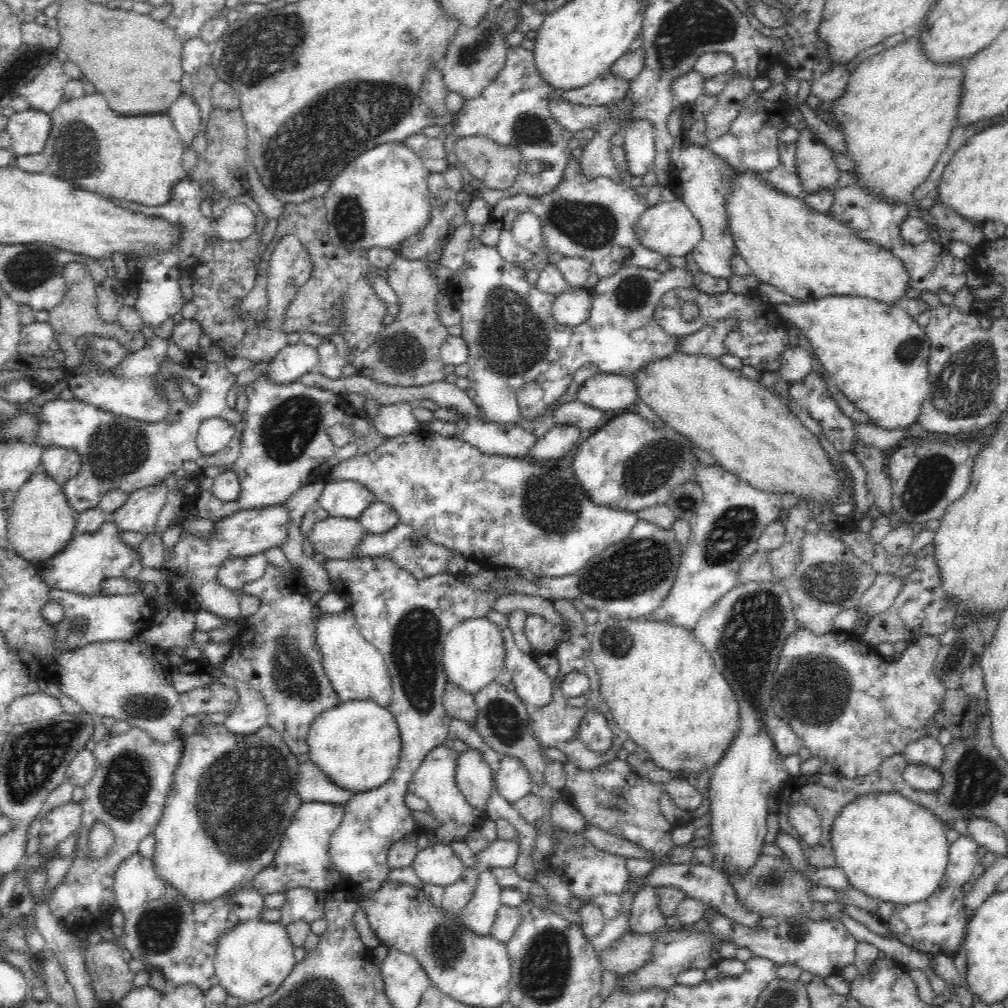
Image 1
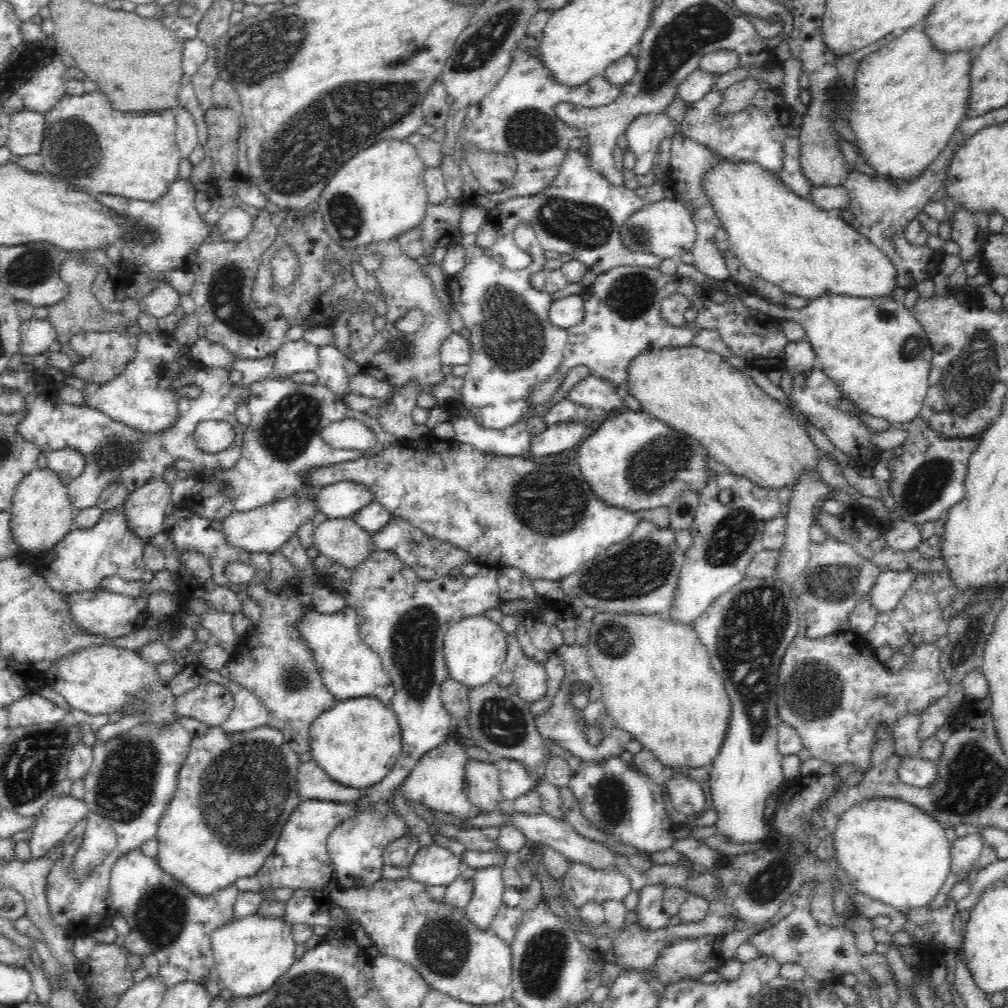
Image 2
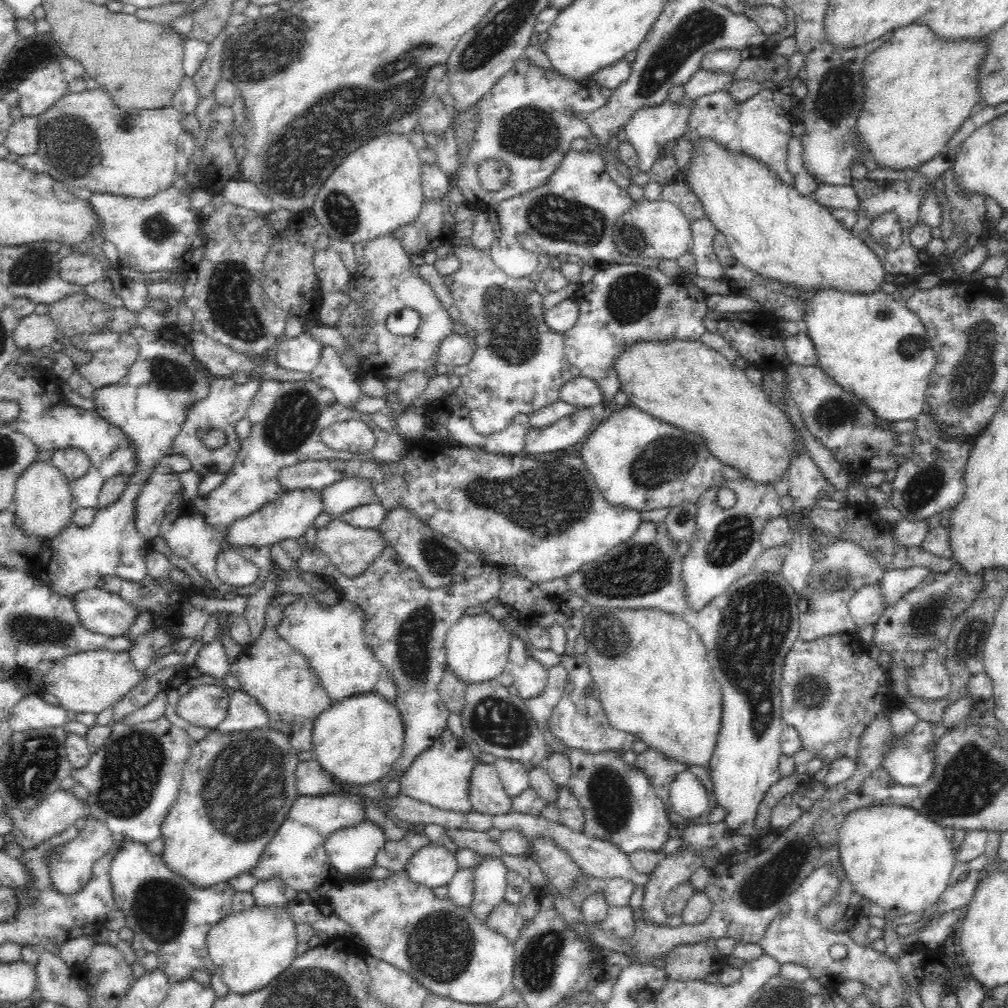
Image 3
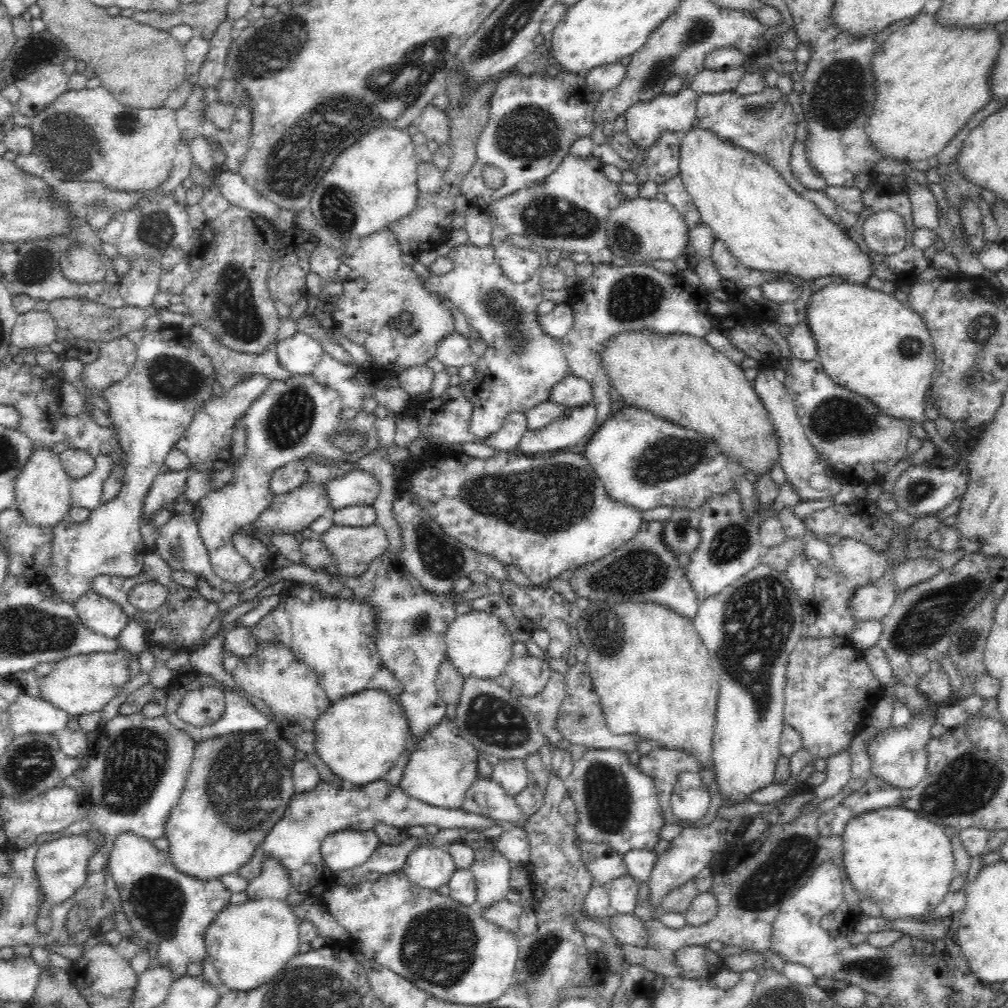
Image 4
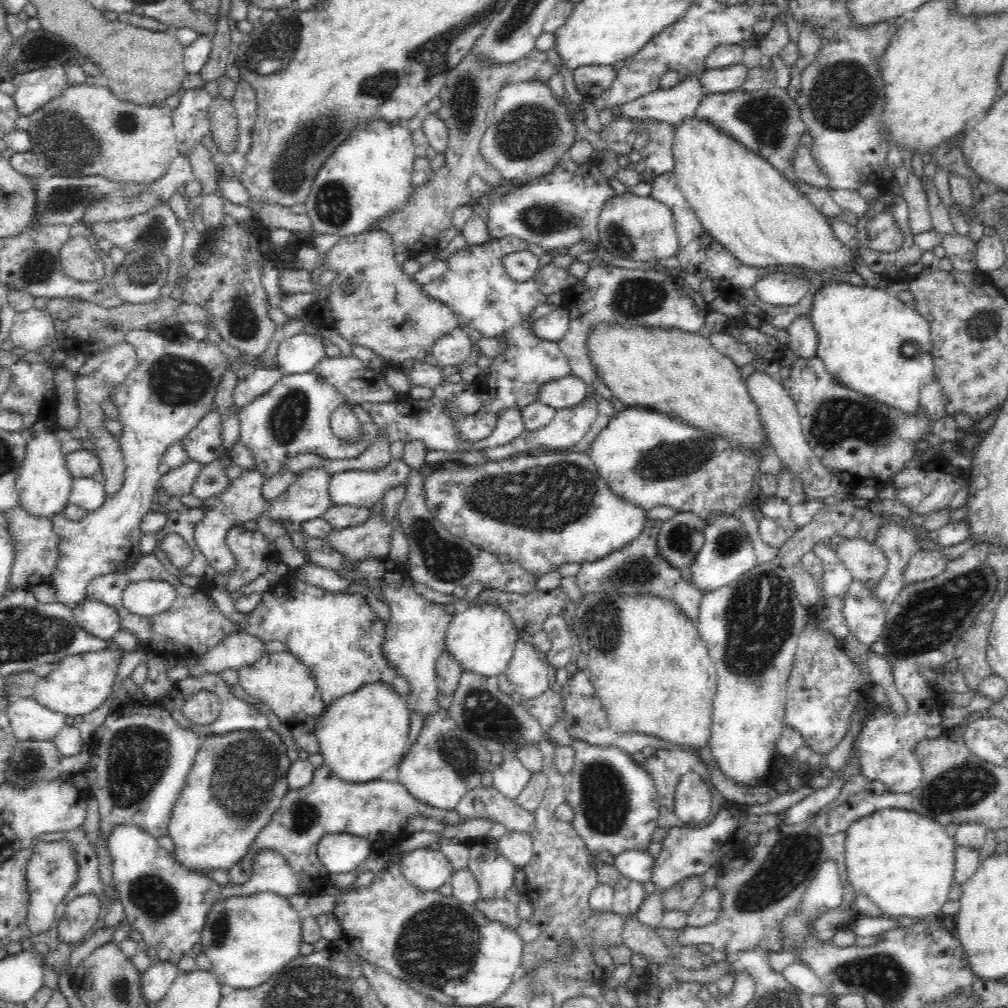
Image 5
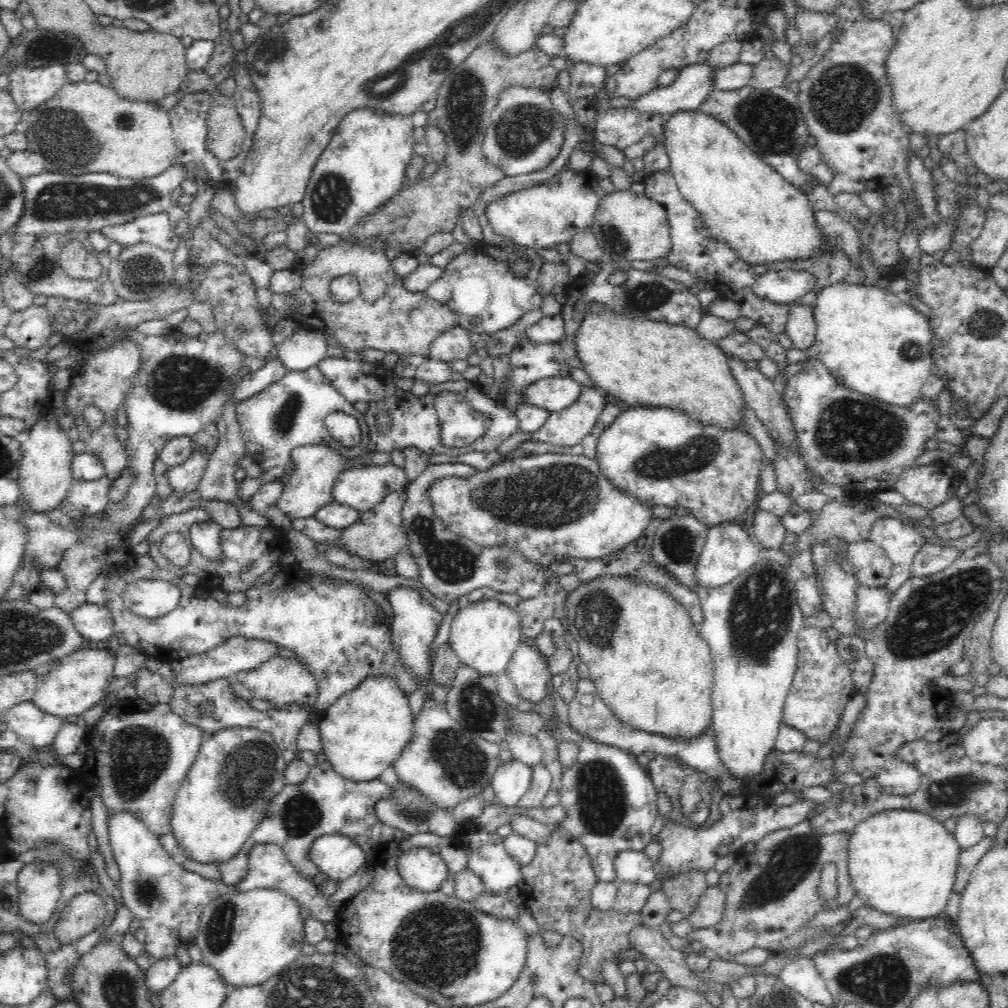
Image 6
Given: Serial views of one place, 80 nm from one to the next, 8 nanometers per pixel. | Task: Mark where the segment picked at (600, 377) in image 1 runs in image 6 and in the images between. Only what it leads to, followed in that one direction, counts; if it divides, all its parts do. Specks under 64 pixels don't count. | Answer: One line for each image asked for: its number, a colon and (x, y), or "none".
2: (591, 392)
3: (580, 391)
4: (572, 391)
5: (566, 392)
6: (553, 394)

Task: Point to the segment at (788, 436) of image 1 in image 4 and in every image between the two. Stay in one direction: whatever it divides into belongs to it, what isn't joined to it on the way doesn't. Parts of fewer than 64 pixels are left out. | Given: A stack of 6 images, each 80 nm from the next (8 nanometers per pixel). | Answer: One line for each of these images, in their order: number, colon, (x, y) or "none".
2: (699, 392)
3: (686, 384)
4: (681, 378)

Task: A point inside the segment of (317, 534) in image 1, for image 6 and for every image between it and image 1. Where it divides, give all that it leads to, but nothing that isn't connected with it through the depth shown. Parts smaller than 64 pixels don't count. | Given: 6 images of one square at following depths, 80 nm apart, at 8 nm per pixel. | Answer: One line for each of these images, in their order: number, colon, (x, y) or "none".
2: (341, 540)
3: (351, 549)
4: (353, 548)
5: (371, 539)
6: (379, 536)

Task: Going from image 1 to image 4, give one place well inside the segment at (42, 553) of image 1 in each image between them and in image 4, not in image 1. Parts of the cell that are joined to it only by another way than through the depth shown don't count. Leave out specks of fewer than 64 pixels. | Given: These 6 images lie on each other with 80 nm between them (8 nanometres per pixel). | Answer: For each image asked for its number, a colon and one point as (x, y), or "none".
2: (42, 513)
3: (42, 506)
4: (43, 488)

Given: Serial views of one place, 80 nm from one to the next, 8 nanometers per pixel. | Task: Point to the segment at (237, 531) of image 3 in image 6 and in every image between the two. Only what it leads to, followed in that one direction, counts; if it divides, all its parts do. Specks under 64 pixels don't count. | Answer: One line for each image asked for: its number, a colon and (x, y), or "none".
4: (290, 512)
5: (307, 497)
6: (310, 485)

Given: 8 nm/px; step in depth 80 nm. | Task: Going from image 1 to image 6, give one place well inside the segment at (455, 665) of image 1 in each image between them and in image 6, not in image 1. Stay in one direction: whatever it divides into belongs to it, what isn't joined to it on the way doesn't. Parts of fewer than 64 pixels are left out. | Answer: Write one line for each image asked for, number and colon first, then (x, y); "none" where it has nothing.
2: (475, 648)
3: (477, 647)
4: (478, 644)
5: (481, 637)
6: (485, 634)

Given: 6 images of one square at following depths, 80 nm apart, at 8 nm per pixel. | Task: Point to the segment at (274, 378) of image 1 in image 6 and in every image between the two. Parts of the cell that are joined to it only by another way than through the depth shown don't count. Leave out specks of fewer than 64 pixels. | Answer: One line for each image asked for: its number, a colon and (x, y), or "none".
2: (291, 357)
3: (300, 354)
4: (298, 354)
5: (301, 353)
6: (307, 347)

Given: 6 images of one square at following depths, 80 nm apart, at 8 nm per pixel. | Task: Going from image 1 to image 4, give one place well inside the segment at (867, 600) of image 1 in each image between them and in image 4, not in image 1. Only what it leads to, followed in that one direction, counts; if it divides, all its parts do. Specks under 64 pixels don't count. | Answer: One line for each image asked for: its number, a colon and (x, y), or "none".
2: (889, 588)
3: (894, 583)
4: (913, 571)

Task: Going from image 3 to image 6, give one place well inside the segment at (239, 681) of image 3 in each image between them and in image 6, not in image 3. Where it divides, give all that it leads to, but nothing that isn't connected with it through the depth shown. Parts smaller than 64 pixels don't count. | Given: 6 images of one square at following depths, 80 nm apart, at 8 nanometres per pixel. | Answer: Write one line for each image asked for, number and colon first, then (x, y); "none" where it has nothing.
4: (291, 689)
5: (286, 686)
6: (281, 681)

